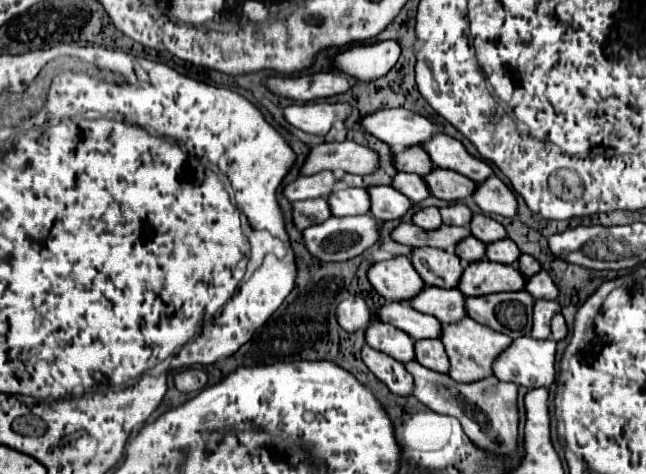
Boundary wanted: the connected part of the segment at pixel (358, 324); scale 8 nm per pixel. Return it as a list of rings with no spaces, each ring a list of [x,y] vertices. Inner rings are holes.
[[[348,297],[348,299],[344,299],[338,305],[336,321],[348,333],[364,329],[368,325],[368,321],[370,321],[370,309],[364,303],[364,299],[360,299],[360,297]]]

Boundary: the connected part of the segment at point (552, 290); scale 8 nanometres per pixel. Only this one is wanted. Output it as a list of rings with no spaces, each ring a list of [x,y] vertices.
[[[538,271],[536,275],[528,277],[528,283],[524,285],[524,289],[534,299],[556,299],[558,297],[558,289],[546,271]]]

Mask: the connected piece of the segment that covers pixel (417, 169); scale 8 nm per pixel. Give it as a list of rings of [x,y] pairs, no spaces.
[[[412,145],[404,151],[392,151],[392,163],[398,171],[408,171],[416,175],[426,175],[432,169],[428,153],[418,145]]]

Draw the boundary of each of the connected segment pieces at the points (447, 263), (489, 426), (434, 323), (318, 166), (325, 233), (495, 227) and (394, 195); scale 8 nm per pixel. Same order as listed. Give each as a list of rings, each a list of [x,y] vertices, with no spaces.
[[[432,247],[412,249],[412,265],[426,285],[456,287],[462,275],[462,263],[454,253],[446,253]]]
[[[418,361],[404,363],[406,371],[414,377],[414,391],[412,395],[430,407],[436,413],[452,415],[460,421],[464,433],[482,449],[490,449],[498,455],[514,455],[516,439],[518,439],[518,407],[516,383],[502,383],[494,375],[488,379],[480,379],[480,383],[456,383],[450,379],[448,373],[428,371]]]
[[[386,303],[376,309],[376,315],[380,321],[408,333],[412,339],[440,337],[440,321],[436,317],[420,313],[408,305],[404,307],[404,303]]]
[[[354,141],[342,143],[320,143],[310,147],[306,161],[302,165],[302,175],[312,175],[320,171],[346,171],[354,175],[368,175],[376,171],[378,155]]]
[[[366,213],[366,215],[356,215],[356,217],[330,217],[320,225],[312,225],[302,231],[304,237],[304,247],[308,253],[320,261],[346,261],[362,251],[366,251],[370,245],[376,243],[378,239],[378,221]]]
[[[482,213],[472,215],[472,219],[470,219],[470,223],[468,223],[468,229],[470,229],[470,233],[472,233],[476,239],[480,239],[482,243],[492,243],[494,239],[498,241],[498,239],[506,237],[504,227],[502,227],[498,221],[494,221],[494,219],[490,219],[490,217],[482,215]]]
[[[376,185],[376,187],[368,187],[368,195],[370,195],[370,213],[376,219],[398,219],[402,217],[410,207],[412,201],[408,197],[404,197],[400,191],[396,191],[394,187],[388,185]]]

